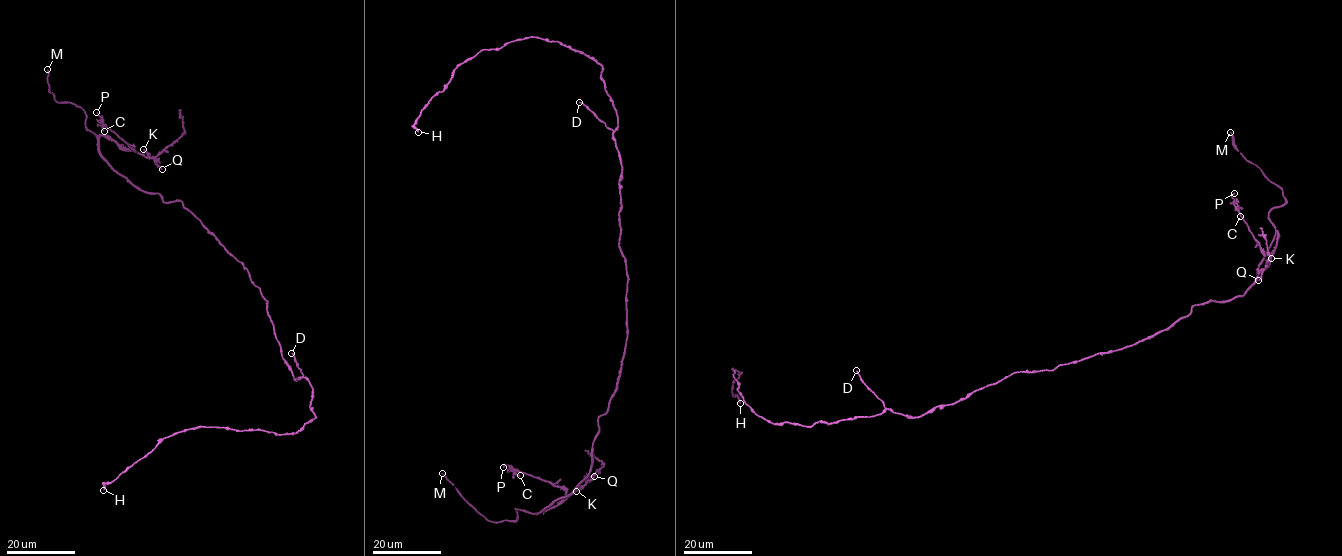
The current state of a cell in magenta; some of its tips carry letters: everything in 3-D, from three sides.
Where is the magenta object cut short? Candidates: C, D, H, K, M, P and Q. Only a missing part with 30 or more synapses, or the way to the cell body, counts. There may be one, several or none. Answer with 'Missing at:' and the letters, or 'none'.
Missing at: D, M

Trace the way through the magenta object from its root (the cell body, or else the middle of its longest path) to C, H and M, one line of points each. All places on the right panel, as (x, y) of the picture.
C: (1007, 376), (1122, 349), (1168, 330), (1193, 305), (1243, 295), (1279, 235), (1266, 254), (1238, 209), (1240, 216)
H: (1007, 376), (919, 416), (887, 409), (808, 426), (759, 416), (732, 368), (740, 403)
M: (1007, 376), (1133, 345), (1193, 305), (1250, 288), (1274, 236), (1269, 212), (1285, 202), (1230, 132)

